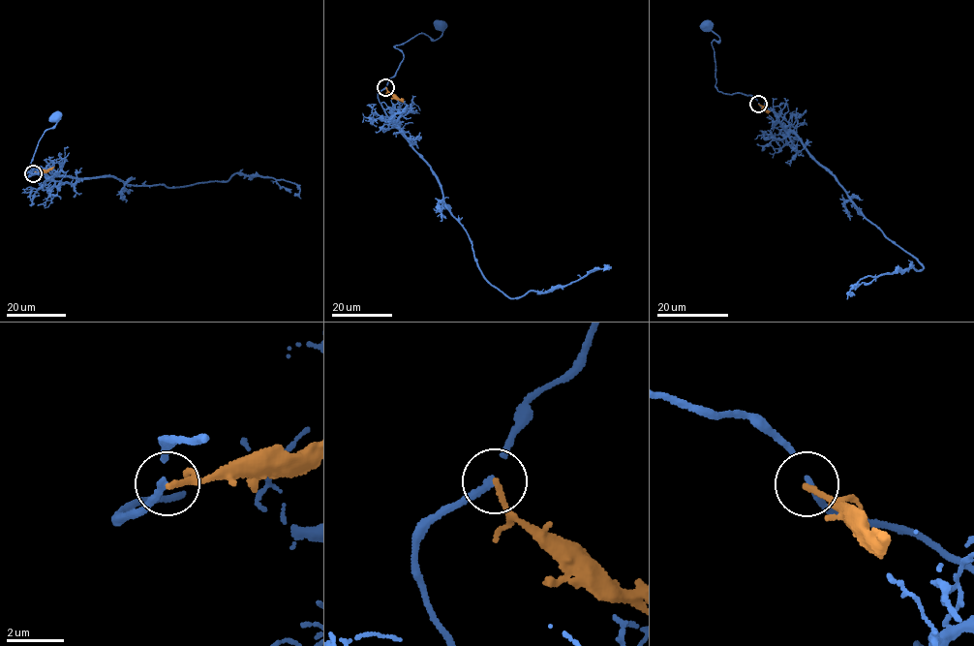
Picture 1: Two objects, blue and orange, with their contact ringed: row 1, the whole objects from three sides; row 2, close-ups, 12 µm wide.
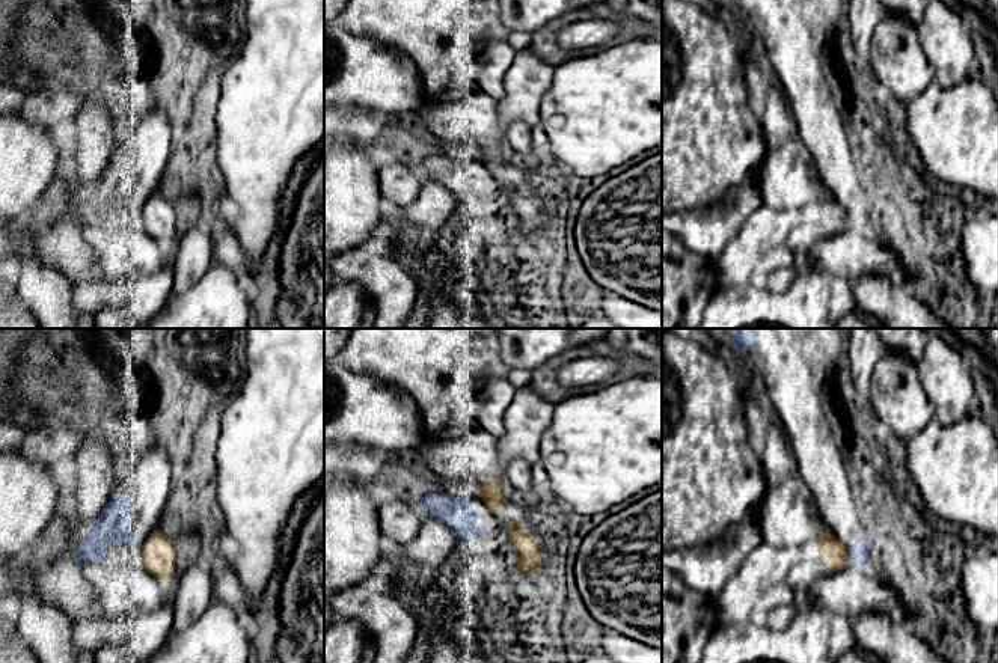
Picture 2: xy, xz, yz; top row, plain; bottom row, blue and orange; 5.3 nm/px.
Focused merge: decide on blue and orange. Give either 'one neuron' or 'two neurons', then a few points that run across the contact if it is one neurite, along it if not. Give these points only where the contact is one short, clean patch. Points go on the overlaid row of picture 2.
two neurons

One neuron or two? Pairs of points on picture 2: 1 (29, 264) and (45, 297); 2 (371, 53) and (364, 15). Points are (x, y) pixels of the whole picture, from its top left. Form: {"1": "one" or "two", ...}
{"1": "one", "2": "two"}

